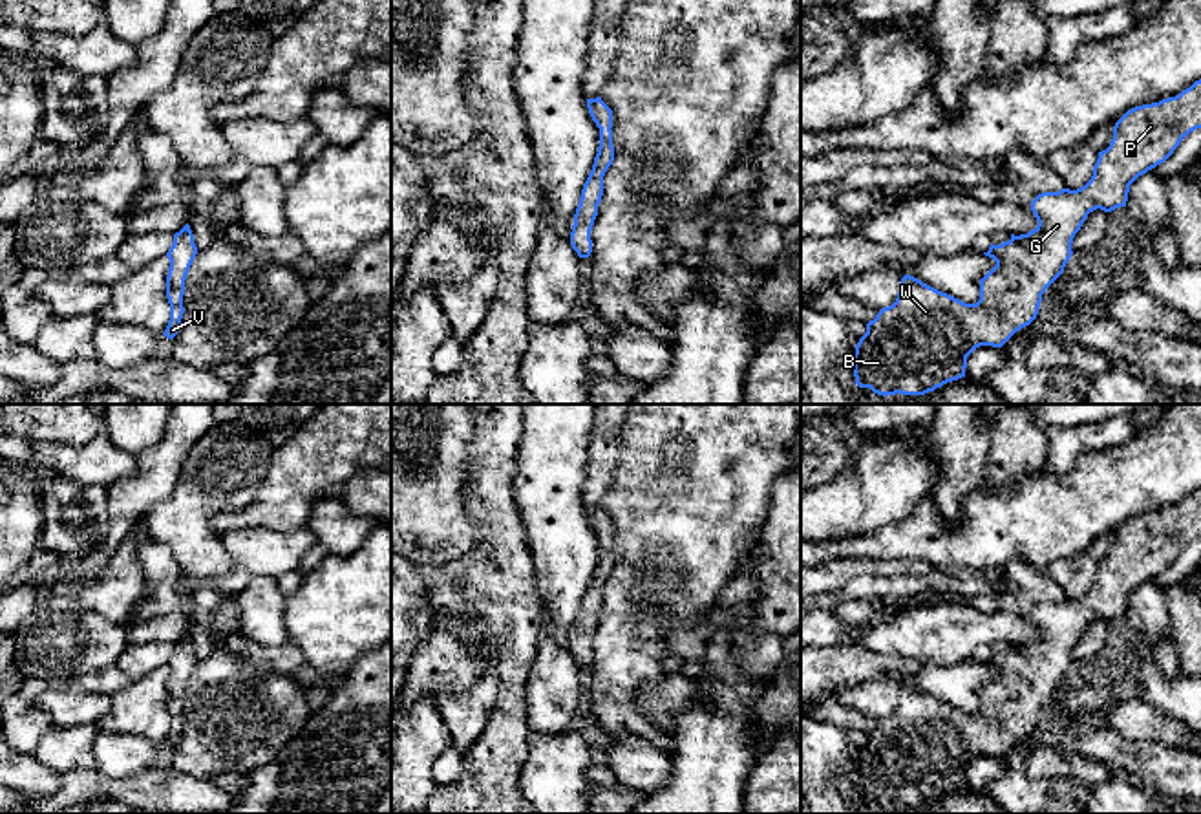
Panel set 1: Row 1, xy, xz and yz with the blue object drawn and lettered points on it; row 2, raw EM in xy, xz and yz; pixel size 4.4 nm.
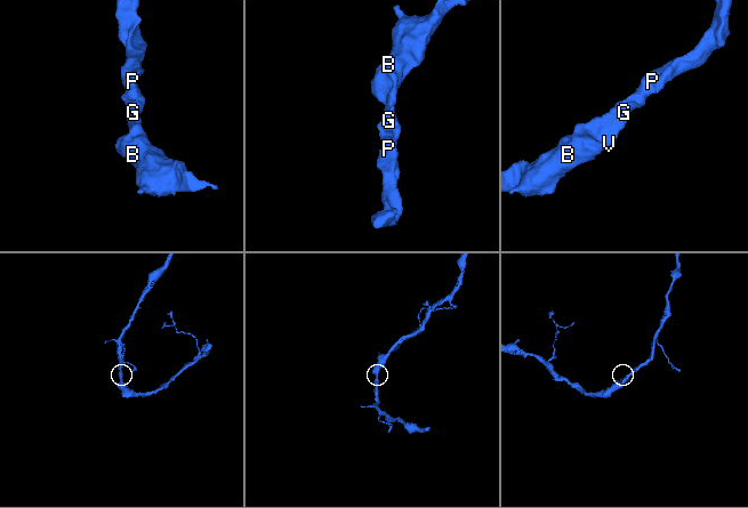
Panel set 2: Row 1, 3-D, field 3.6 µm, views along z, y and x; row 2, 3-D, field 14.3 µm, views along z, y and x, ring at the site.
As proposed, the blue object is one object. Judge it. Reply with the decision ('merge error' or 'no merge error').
no merge error

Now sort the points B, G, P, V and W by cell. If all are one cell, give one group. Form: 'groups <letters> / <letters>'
groups B G P V W

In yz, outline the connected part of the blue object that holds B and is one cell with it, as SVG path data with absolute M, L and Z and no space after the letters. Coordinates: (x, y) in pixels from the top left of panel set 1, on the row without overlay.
M1201 488L1175 507L1128 519L1113 536L1110 556L1099 562L1091 589L1077 598L1042 602L1031 611L1038 635L1027 644L989 657L985 666L996 675L980 690L980 710L965 713L921 690L905 684L898 708L866 734L854 763L854 787L859 798L877 805L925 805L965 787L967 766L980 755L1002 757L1016 741L1029 735L1046 699L1064 682L1071 653L1088 624L1126 616L1130 594L1164 573L1179 552L1201 538Z

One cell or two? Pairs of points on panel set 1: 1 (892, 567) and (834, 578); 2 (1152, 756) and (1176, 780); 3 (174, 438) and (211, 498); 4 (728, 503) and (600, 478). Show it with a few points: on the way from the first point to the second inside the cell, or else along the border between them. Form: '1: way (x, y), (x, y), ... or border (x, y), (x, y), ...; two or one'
1: way (878, 567), (849, 567); one
2: way (1158, 761), (1170, 774); one
3: border (214, 425), (192, 447), (176, 489), (169, 496); two
4: border (620, 438), (620, 460), (615, 480), (598, 505); two

